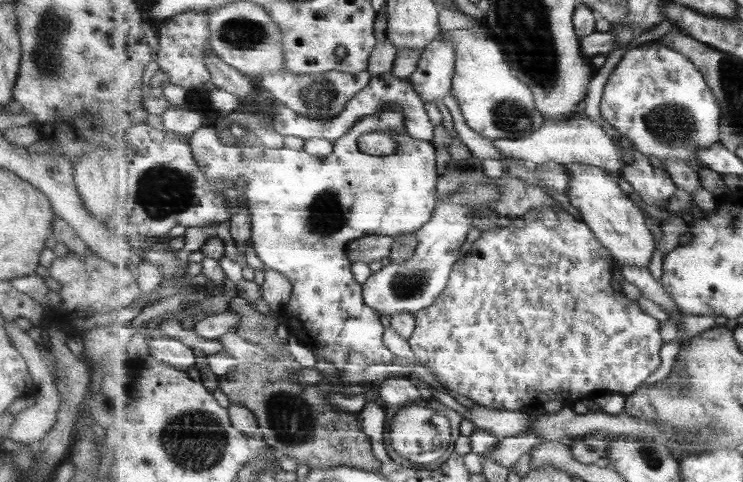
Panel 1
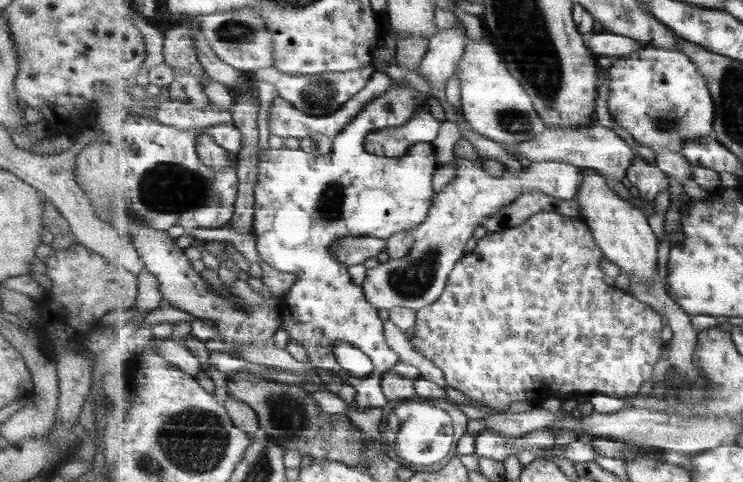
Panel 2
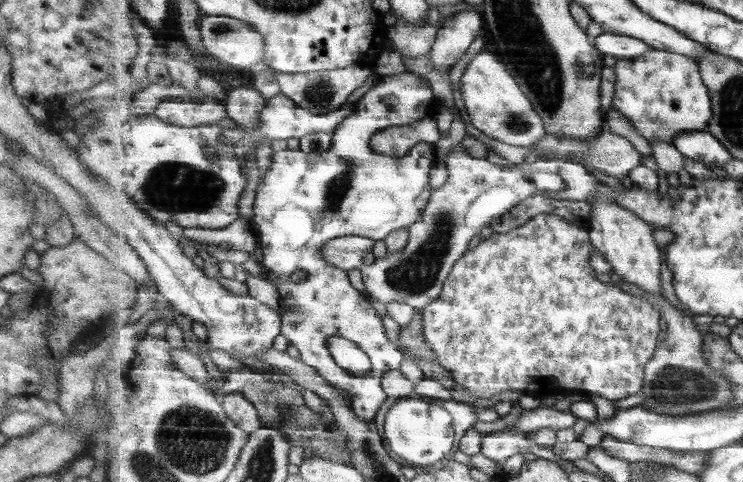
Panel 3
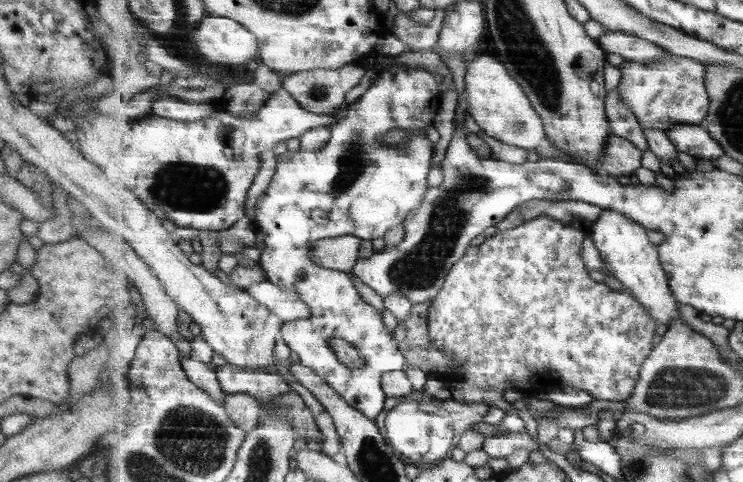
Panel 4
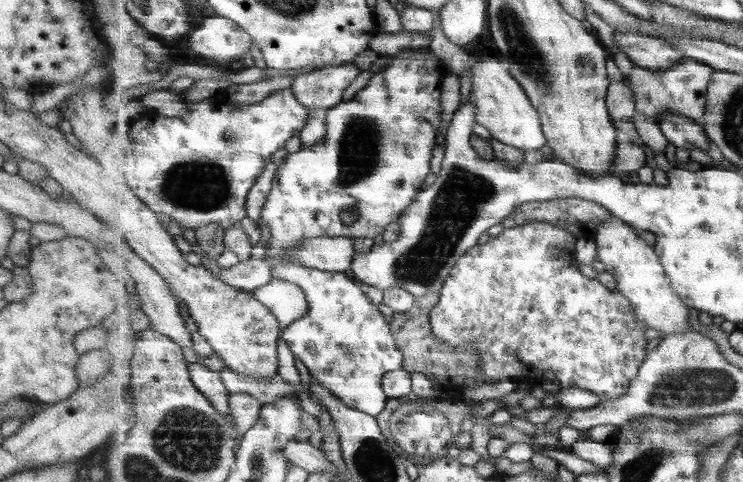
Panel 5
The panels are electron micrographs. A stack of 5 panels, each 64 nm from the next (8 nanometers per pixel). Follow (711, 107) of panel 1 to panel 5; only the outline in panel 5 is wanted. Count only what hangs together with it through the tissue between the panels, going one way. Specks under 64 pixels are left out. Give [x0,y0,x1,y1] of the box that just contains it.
[626,57,715,122]

